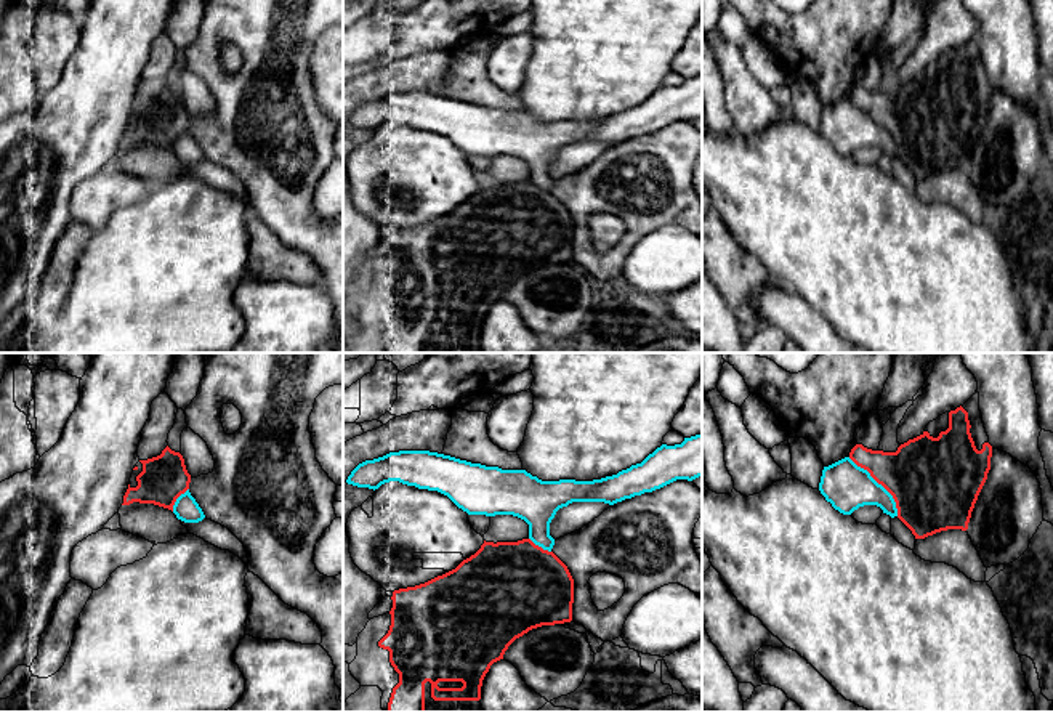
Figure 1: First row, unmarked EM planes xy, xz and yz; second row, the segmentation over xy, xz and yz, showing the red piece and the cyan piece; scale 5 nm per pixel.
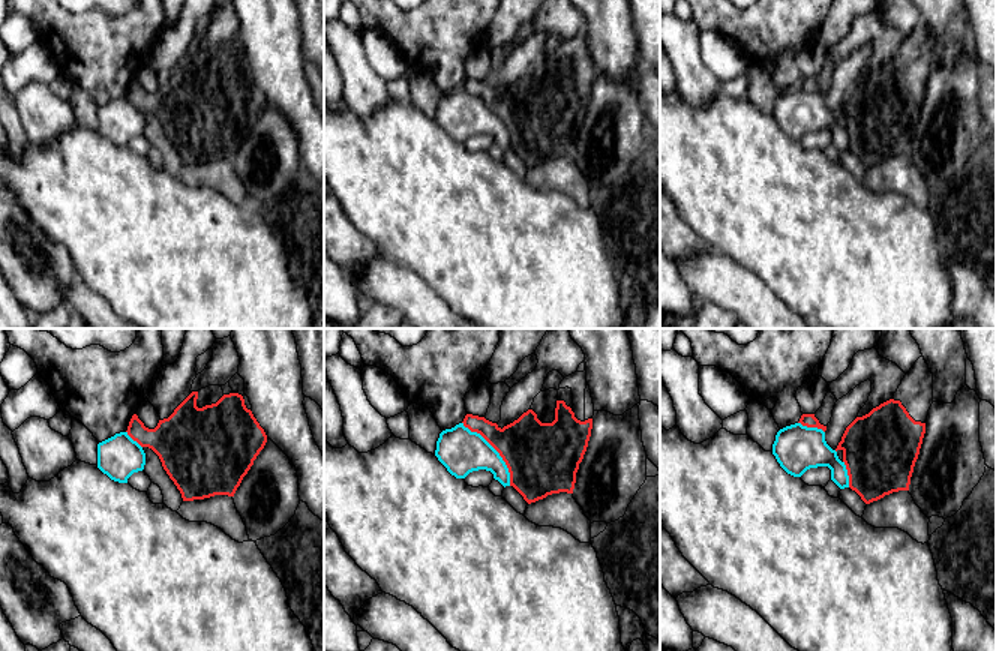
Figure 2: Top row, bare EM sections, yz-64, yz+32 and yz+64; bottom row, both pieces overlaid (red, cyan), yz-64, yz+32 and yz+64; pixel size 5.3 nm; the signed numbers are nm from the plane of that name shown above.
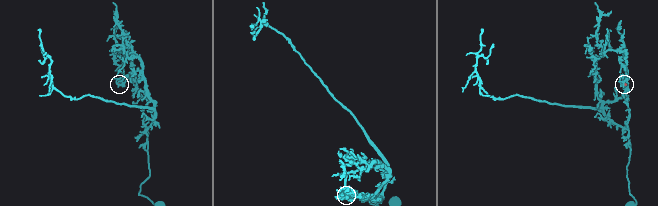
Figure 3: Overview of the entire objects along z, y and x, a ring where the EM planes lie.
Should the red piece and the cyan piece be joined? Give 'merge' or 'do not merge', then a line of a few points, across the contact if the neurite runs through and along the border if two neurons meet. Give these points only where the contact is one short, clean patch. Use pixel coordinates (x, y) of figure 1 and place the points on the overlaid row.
do not merge

